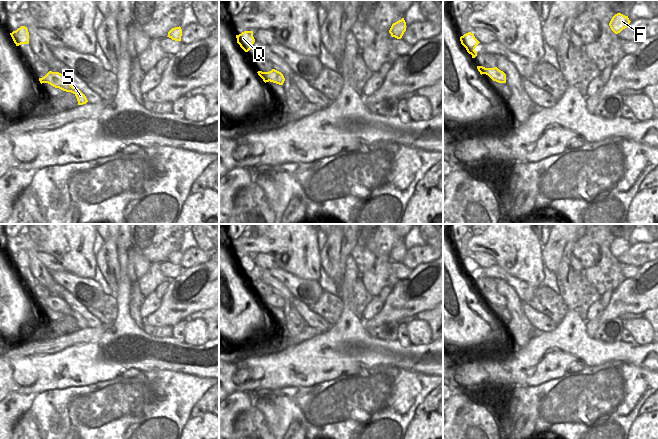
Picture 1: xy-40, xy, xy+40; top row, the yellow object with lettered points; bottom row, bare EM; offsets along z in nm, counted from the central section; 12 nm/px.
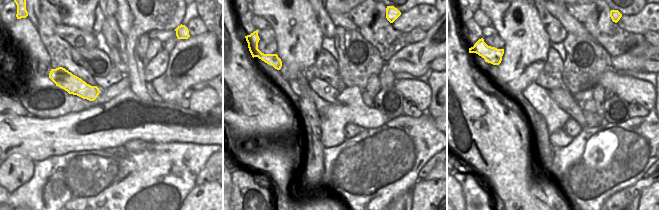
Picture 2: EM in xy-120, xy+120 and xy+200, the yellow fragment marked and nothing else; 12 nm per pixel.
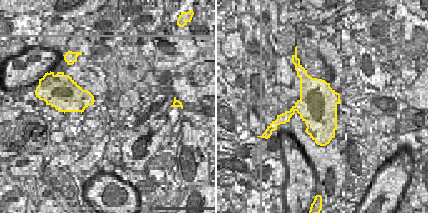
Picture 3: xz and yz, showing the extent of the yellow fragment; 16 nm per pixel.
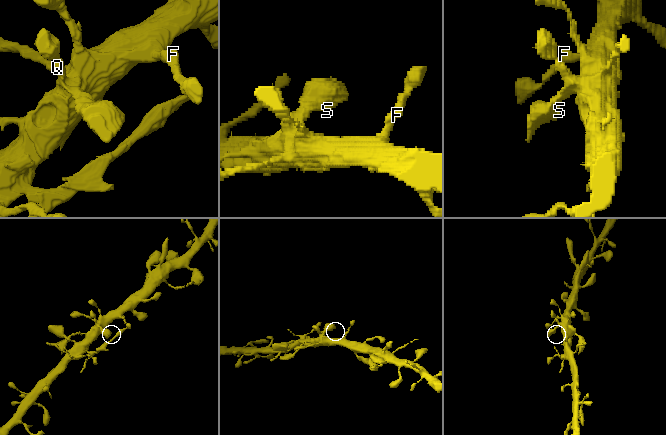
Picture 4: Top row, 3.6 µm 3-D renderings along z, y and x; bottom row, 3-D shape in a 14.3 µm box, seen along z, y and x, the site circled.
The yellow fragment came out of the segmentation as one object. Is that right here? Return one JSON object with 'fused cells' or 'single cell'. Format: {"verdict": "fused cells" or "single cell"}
{"verdict": "single cell"}

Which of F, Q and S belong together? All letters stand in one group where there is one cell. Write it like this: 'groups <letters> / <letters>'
groups F Q S

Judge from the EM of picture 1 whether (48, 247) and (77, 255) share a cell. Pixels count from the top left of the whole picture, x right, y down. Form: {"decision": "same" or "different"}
{"decision": "same"}

